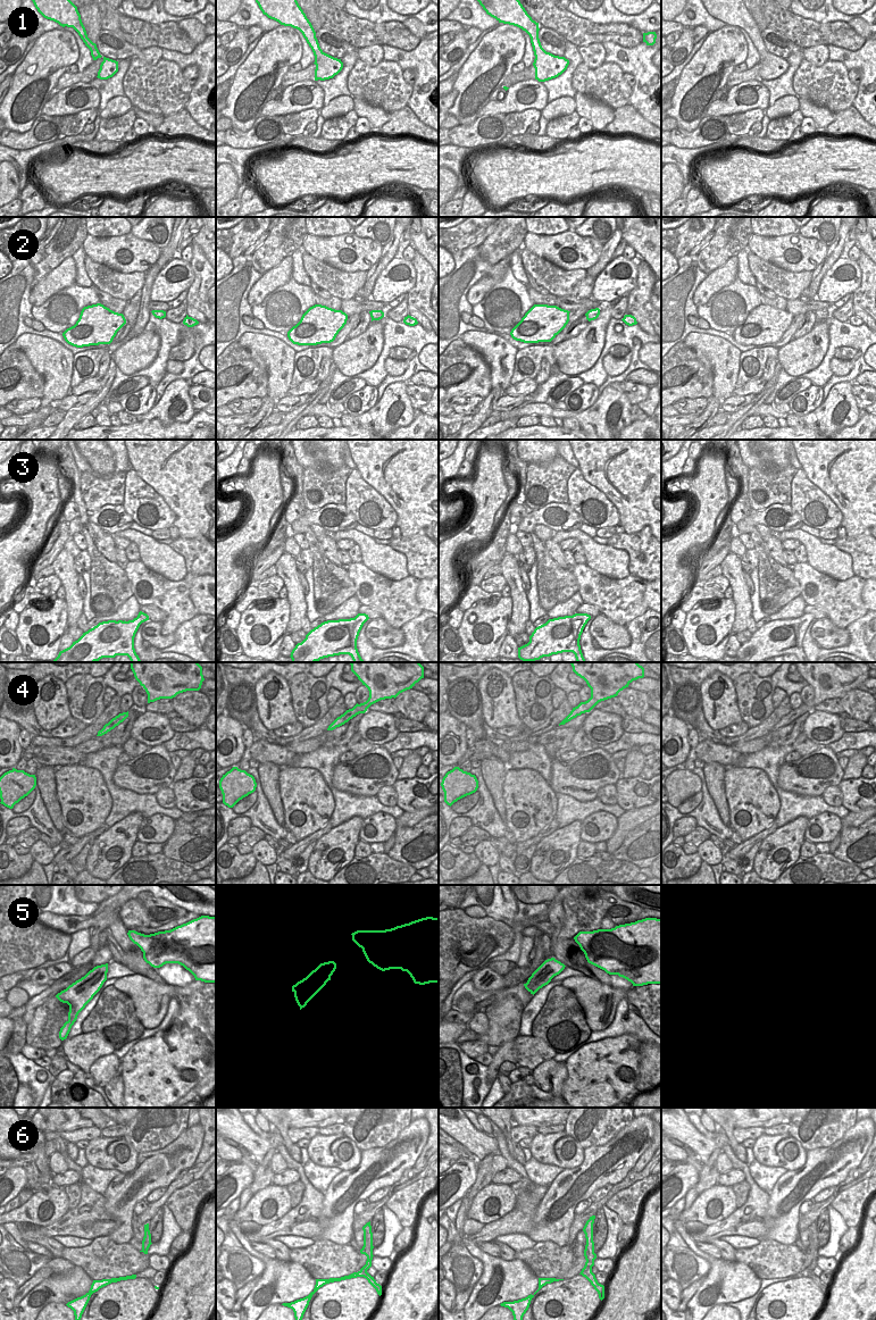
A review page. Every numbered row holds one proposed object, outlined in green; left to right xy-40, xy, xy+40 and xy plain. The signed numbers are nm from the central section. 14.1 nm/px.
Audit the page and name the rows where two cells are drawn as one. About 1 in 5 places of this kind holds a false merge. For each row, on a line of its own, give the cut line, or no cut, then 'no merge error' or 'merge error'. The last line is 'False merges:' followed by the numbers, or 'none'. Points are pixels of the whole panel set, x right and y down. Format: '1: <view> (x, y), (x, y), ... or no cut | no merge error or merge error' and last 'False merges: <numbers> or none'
1: no cut | no merge error
2: no cut | no merge error
3: no cut | no merge error
4: no cut | no merge error
5: no cut | no merge error
6: no cut | no merge error
False merges: none

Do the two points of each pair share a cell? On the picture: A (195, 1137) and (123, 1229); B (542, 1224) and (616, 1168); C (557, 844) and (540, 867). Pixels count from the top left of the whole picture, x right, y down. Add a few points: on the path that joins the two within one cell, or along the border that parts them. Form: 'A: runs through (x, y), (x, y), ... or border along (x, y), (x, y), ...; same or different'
A: runs through (180, 1156), (128, 1203); same
B: runs through (552, 1203), (573, 1185), (578, 1184), (595, 1171); same
C: runs through (552, 850), (545, 861); same

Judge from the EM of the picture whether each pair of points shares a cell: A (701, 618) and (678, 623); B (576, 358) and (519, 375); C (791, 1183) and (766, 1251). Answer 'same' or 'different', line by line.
A: different
B: different
C: different

